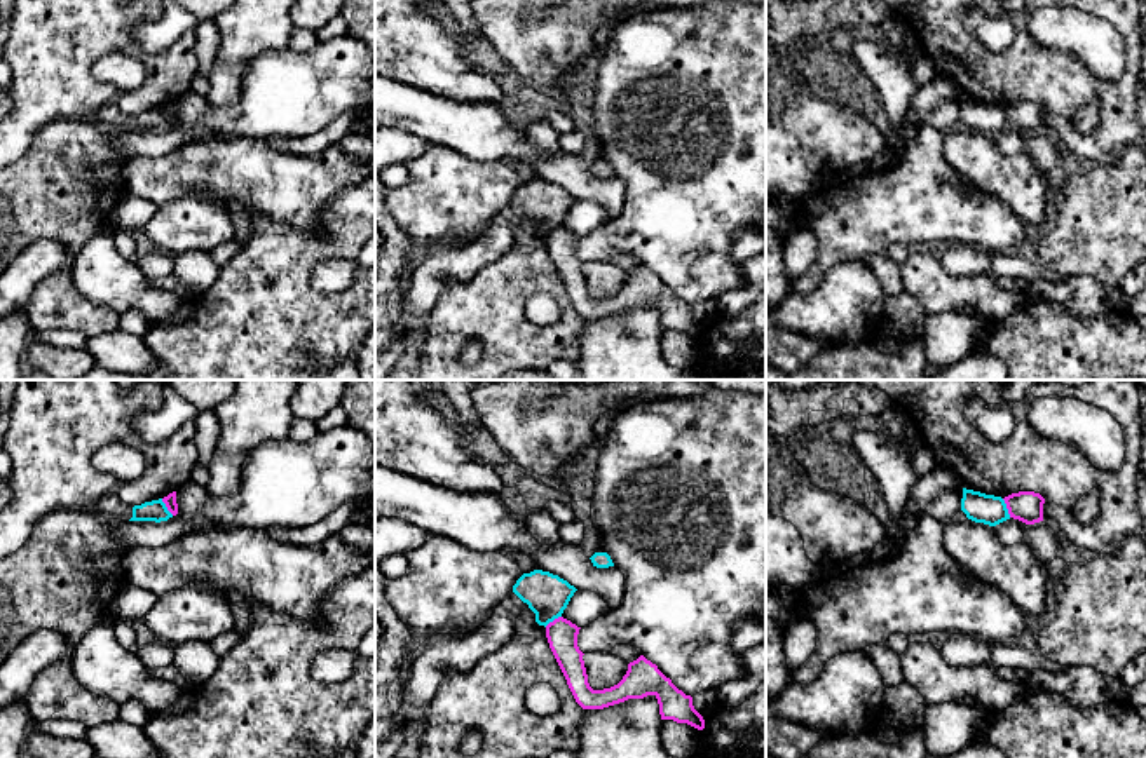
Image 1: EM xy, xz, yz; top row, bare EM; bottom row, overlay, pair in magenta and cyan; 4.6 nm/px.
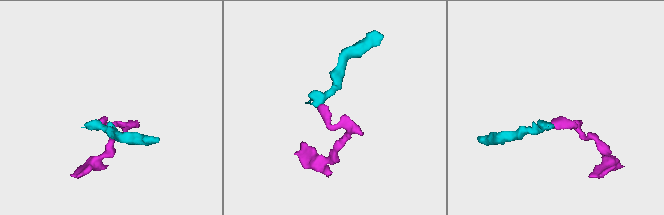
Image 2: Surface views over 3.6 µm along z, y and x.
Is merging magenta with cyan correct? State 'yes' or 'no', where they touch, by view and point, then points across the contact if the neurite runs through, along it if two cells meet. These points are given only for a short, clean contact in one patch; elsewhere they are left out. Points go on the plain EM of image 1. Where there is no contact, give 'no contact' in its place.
no; meets magenta in yz at (1007, 117); border along yz (1002, 108), (1010, 126)

